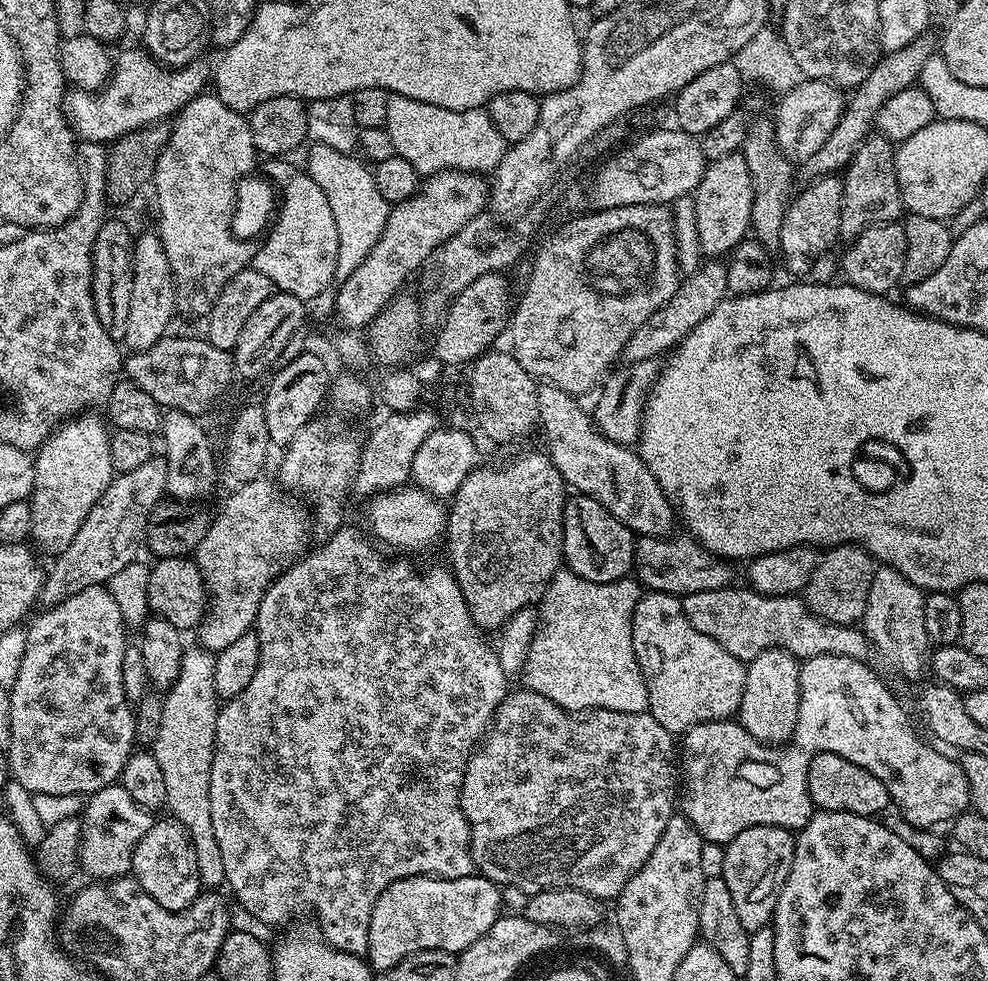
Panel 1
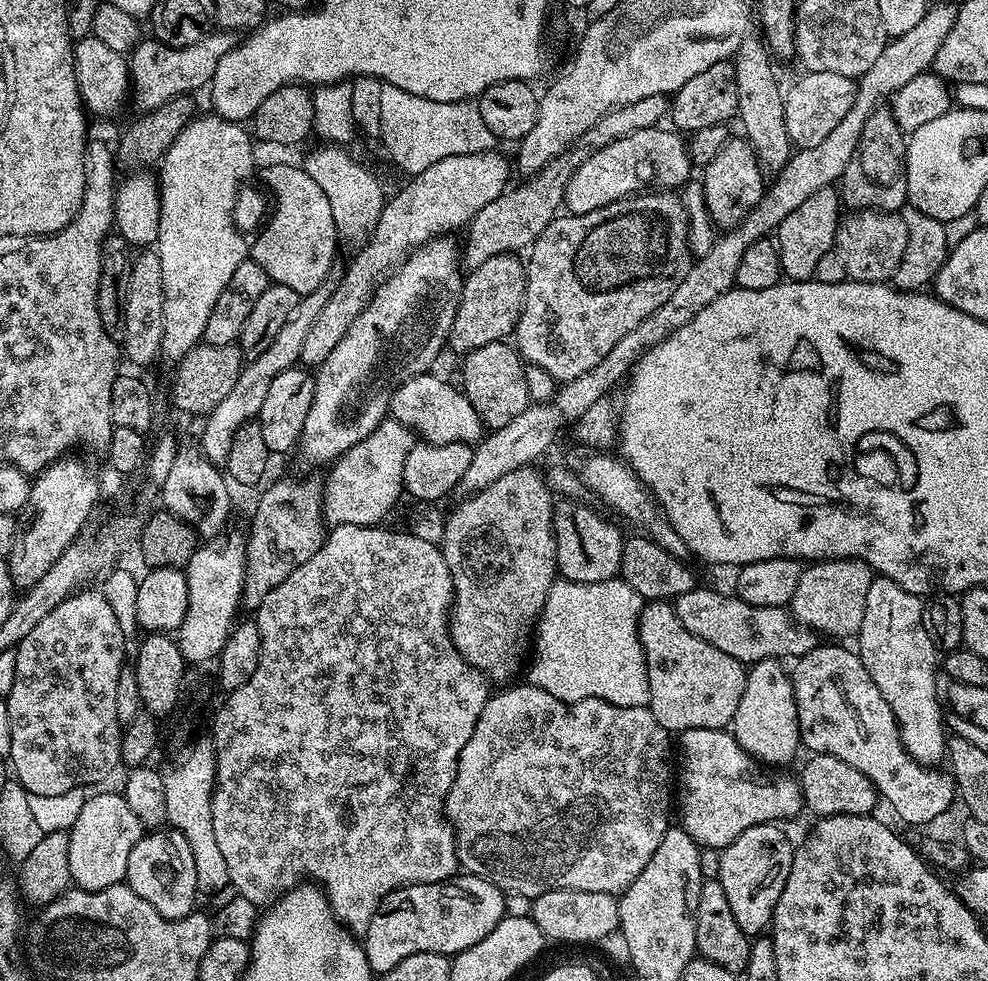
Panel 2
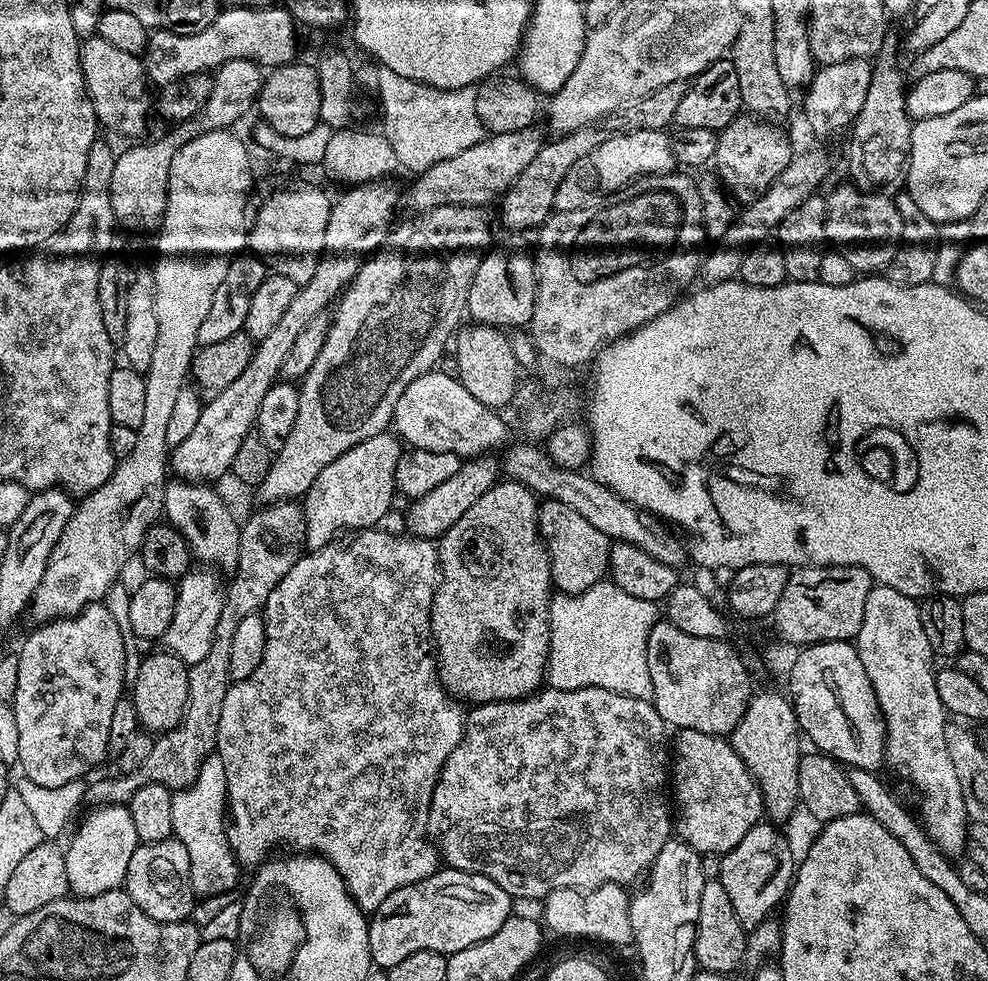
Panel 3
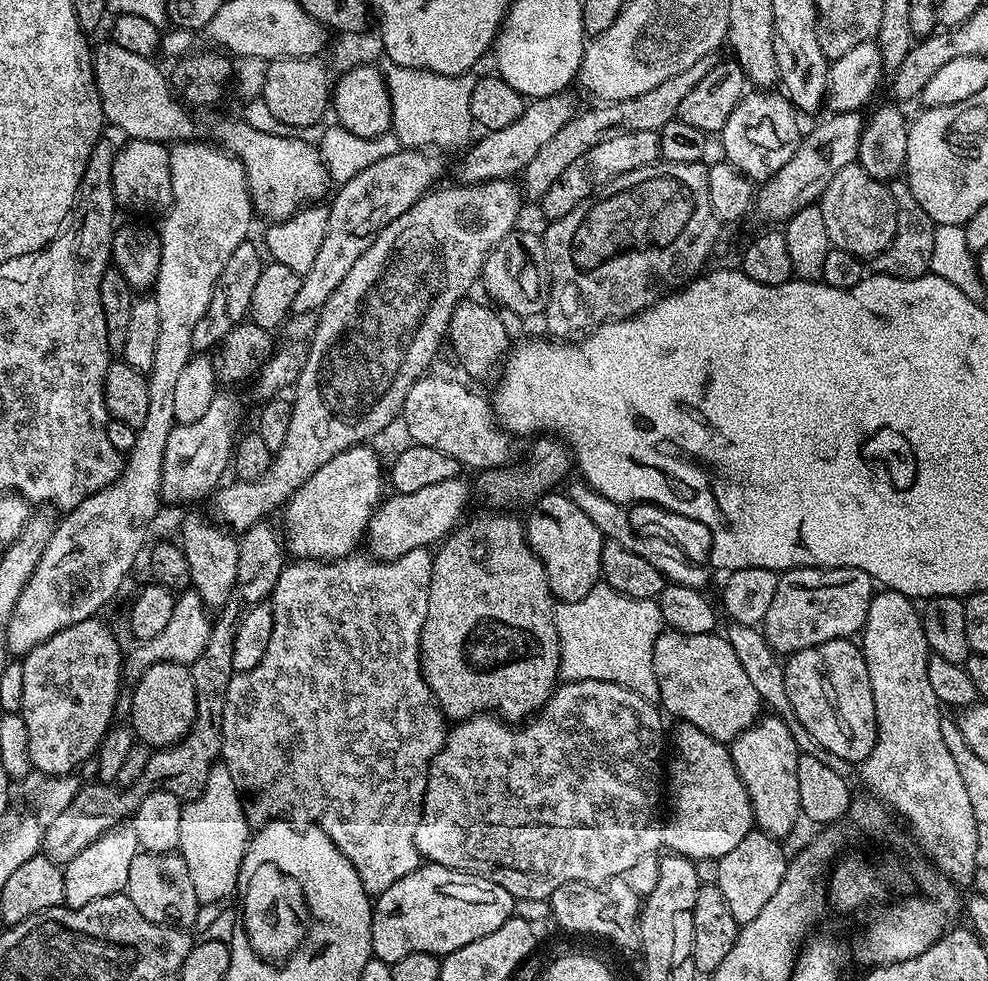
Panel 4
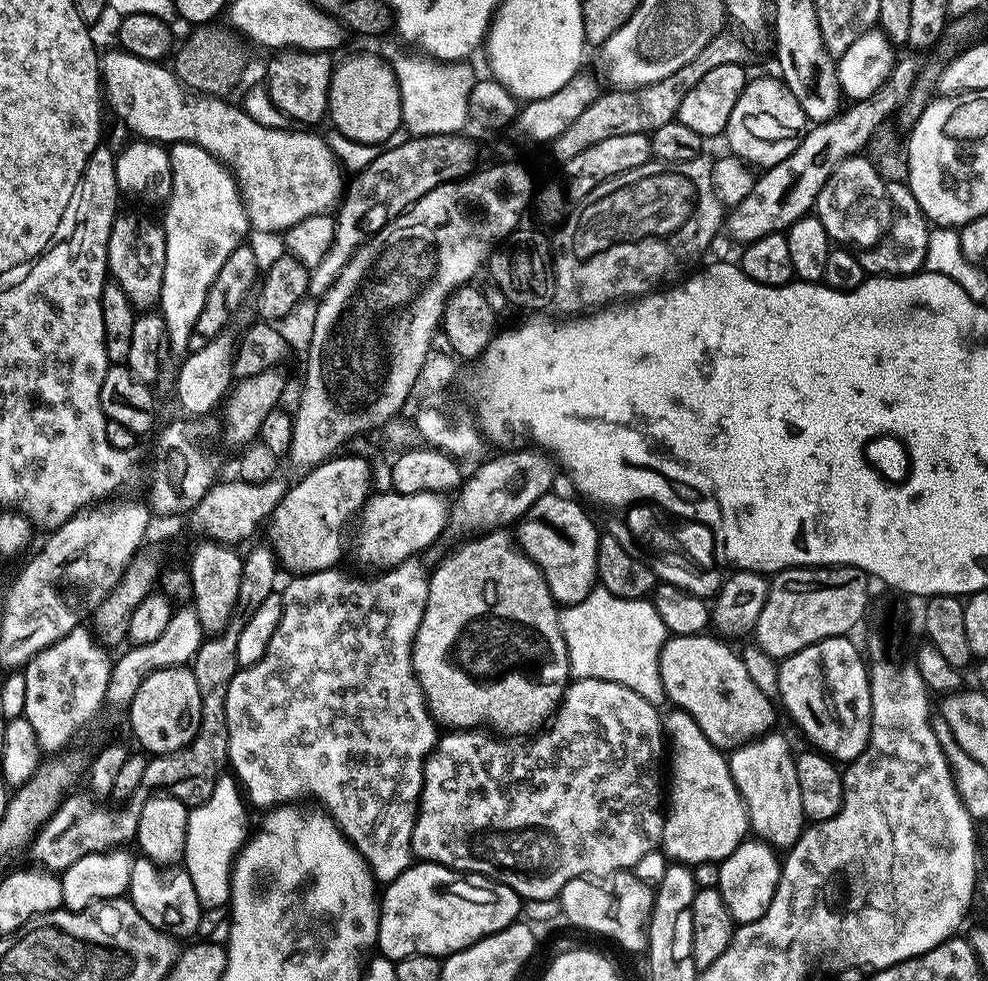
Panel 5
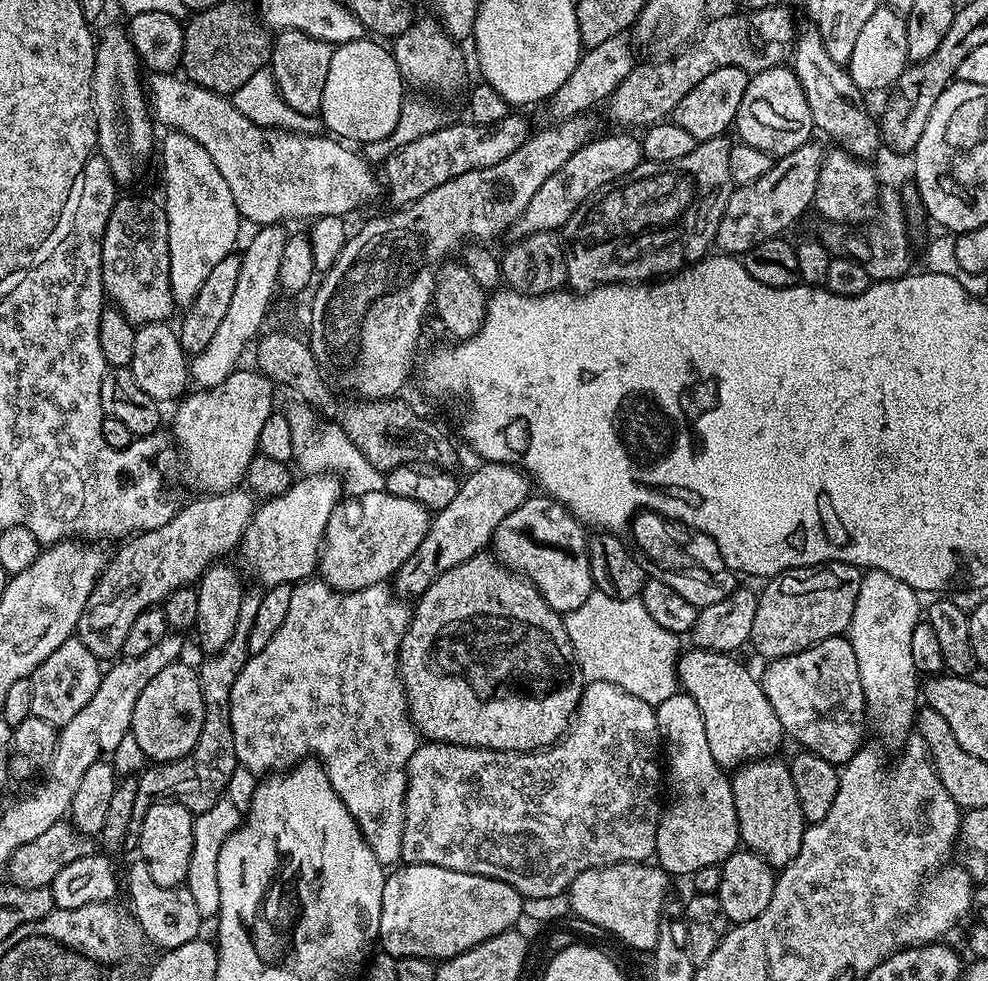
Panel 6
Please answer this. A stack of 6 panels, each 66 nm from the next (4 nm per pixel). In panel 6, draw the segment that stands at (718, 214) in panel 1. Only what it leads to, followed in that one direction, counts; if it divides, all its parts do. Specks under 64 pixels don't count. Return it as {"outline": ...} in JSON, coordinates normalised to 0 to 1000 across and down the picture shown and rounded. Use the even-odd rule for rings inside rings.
{"outline":[[[801,68],[771,71],[758,81],[755,96],[751,96],[751,108],[747,108],[743,135],[749,138],[748,146],[763,149],[763,153],[771,153],[782,161],[800,157],[823,142],[820,107],[816,96],[812,96],[812,84],[808,84]]]}

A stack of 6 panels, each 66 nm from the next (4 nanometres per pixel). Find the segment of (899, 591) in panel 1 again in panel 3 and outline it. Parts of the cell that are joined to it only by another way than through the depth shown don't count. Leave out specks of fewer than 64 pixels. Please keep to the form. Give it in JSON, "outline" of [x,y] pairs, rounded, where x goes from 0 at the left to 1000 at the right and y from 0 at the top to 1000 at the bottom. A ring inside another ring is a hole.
{"outline":[[[887,595],[877,610],[877,623],[872,625],[872,638],[864,655],[868,663],[868,671],[872,671],[877,691],[881,691],[881,699],[885,699],[889,720],[895,729],[897,740],[895,773],[898,782],[903,782],[913,794],[920,795],[929,806],[936,807],[936,811],[931,815],[931,828],[929,827],[934,844],[959,874],[971,874],[976,859],[979,861],[982,856],[982,837],[976,817],[976,802],[970,793],[970,785],[966,785],[962,765],[957,765],[957,727],[953,720],[953,712],[949,712],[947,698],[949,681],[948,678],[943,678],[945,666],[941,659],[941,650],[937,650],[937,641],[933,639],[930,615],[917,606],[909,606],[909,601],[901,597]]]}

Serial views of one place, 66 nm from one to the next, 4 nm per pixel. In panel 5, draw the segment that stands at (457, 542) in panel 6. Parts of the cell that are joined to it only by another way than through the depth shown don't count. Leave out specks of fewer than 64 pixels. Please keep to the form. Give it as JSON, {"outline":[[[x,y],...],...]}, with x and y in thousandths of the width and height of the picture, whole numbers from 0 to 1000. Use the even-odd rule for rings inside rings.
{"outline":[[[546,459],[526,460],[507,460],[502,463],[506,465],[484,474],[479,479],[478,486],[475,489],[473,486],[467,492],[460,506],[462,511],[456,511],[455,514],[451,539],[454,547],[457,545],[462,552],[466,552],[471,548],[481,548],[491,542],[513,539],[521,535],[527,526],[532,525],[536,516],[545,512],[545,508],[554,506],[560,501],[560,470]]]}

